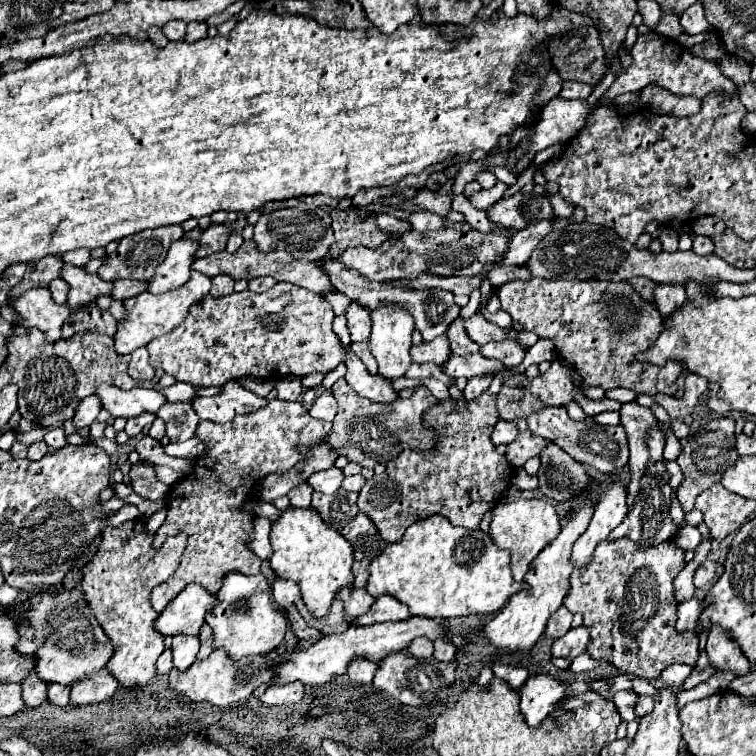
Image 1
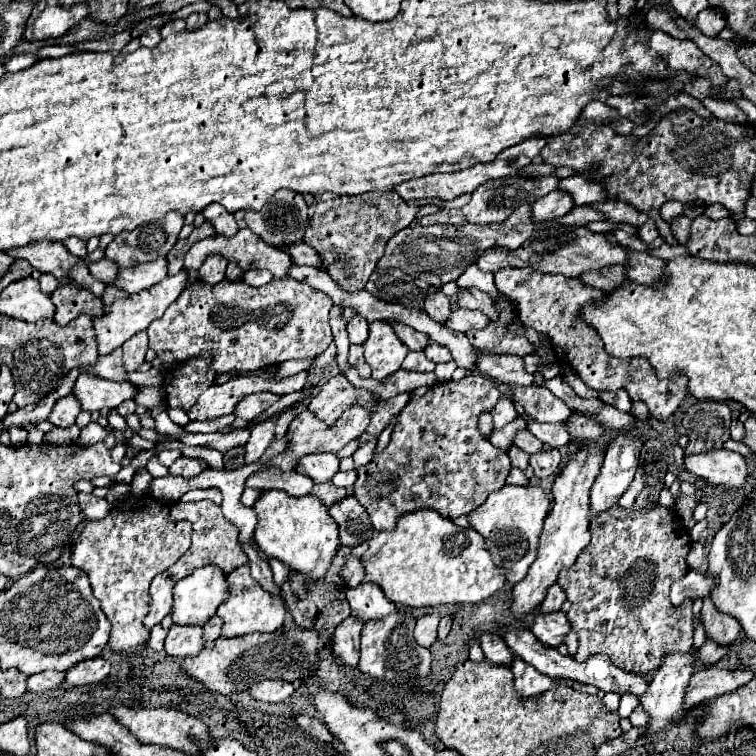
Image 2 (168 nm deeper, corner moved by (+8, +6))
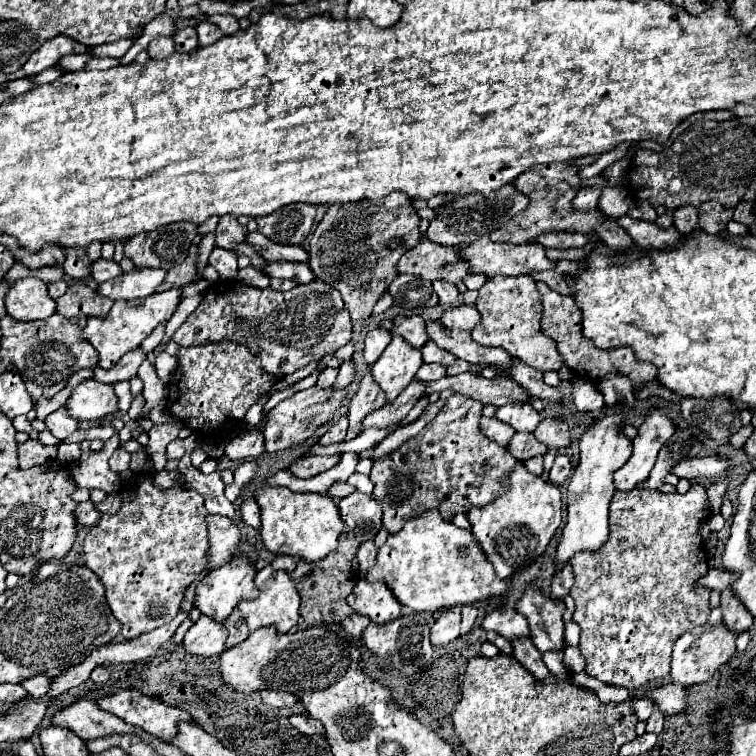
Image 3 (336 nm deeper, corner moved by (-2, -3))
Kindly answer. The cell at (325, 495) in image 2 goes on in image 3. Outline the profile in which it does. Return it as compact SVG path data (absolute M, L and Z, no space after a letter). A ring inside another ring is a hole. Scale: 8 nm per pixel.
M338 483L338 485L332 485L332 487L330 487L328 495L330 495L334 501L340 501L340 499L344 499L344 497L352 495L354 491L356 491L356 489L354 489L354 487L350 487L348 483Z

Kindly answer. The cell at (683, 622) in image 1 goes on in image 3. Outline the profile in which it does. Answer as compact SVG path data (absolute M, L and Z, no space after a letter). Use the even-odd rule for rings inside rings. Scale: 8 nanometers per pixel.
M710 569L706 577L702 577L702 581L698 581L698 587L706 587L710 591L724 591L726 587L730 587L734 575L730 571L724 569Z

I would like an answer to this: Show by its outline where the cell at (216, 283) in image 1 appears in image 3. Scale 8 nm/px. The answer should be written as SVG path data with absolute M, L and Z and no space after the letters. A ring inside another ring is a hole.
M214 247L212 253L210 253L210 259L208 263L212 267L216 267L220 279L224 281L232 281L238 277L238 265L236 265L236 253L234 251L226 251L226 249L220 249L220 247Z

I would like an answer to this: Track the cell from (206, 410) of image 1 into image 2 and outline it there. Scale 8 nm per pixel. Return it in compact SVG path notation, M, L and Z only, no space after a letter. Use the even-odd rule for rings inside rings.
M264 392L264 394L250 394L246 396L238 408L236 408L236 414L238 418L256 418L260 416L264 410L268 410L276 400L280 400L280 394L272 394L272 392Z

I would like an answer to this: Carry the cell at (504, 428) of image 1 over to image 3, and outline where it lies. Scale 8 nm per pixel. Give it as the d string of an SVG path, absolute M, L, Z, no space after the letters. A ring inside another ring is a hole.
M530 403L504 405L496 411L496 417L500 421L506 421L508 425L512 425L516 431L526 431L526 433L532 433L542 419L540 413L536 413Z

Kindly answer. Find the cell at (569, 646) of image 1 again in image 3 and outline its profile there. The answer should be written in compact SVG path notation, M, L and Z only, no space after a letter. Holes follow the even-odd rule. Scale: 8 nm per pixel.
M528 587L518 601L516 611L528 619L532 643L540 653L564 651L564 605L546 599L538 589Z

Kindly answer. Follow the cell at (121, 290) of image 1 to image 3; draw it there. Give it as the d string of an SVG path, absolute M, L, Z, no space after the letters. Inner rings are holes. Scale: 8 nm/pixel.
M98 259L96 263L92 263L92 277L98 281L98 283L104 283L104 281L110 281L114 277L122 275L122 269L118 267L116 261L106 261L106 259Z

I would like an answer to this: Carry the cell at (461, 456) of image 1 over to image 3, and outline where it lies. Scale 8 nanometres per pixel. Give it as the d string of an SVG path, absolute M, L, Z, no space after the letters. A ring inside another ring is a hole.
M450 395L438 415L394 453L374 461L372 497L382 505L382 527L394 535L408 519L436 509L446 521L472 507L484 507L506 493L508 477L518 459L506 447L494 445L482 429L482 403Z

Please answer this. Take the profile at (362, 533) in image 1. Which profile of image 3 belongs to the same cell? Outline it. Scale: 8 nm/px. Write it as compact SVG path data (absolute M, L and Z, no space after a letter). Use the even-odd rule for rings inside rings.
M352 493L350 497L342 499L338 503L340 507L340 517L346 523L348 533L352 533L358 543L364 541L372 541L380 527L382 527L382 509L378 505L378 501L372 499L372 495L364 495L364 493Z

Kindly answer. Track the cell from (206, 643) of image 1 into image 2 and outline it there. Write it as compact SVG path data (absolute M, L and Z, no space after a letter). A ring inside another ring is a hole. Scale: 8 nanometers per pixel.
M214 616L214 618L210 618L210 620L204 624L204 640L206 640L204 646L212 646L212 644L214 644L214 640L220 636L222 624L224 624L224 622L220 620L220 616Z

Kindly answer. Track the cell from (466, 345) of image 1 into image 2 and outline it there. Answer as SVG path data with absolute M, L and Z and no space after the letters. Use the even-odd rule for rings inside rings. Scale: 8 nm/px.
M438 288L436 292L432 292L432 296L428 296L428 300L424 302L424 310L432 316L432 318L436 318L436 320L440 320L442 324L448 320L448 314L452 312L450 310L450 298Z

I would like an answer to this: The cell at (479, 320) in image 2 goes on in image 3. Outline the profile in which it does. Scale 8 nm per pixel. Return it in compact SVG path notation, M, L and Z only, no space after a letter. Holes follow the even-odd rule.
M456 305L456 307L446 309L440 321L446 329L458 329L458 331L470 333L476 325L480 325L480 313L476 311L476 307Z

